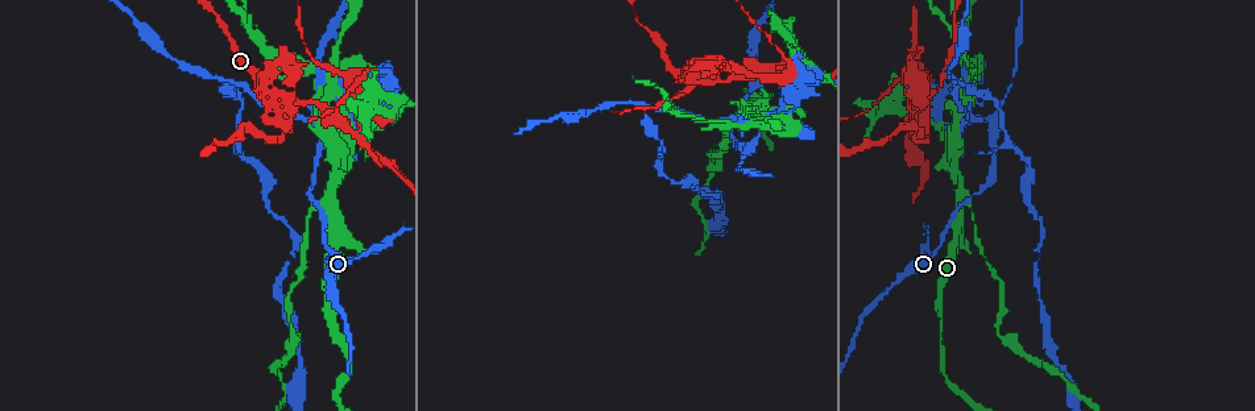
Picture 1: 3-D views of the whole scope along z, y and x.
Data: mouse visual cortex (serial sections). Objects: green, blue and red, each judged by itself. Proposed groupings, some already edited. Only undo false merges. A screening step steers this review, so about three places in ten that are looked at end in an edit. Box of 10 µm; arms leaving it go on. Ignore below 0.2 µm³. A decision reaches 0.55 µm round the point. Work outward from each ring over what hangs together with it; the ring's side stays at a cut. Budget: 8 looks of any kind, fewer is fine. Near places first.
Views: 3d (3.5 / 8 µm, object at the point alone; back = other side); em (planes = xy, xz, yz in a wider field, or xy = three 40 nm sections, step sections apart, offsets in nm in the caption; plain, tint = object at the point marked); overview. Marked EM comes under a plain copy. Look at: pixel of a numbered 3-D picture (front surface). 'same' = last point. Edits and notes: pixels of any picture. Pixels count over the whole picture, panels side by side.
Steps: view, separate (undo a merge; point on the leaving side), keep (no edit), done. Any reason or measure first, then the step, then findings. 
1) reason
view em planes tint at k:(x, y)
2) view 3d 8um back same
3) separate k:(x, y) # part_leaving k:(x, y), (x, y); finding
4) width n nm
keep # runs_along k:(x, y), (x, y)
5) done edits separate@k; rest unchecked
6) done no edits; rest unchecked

branch point
view 3d 3.5um at 1:(930, 97)

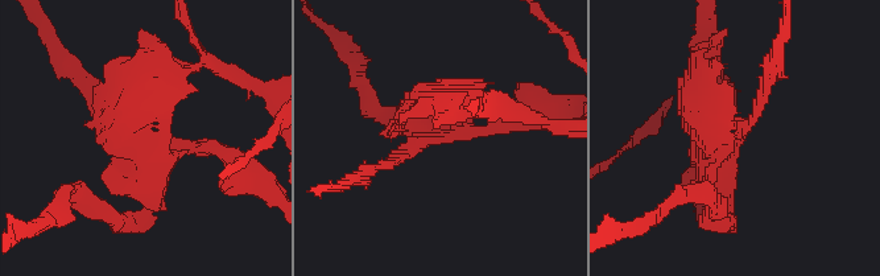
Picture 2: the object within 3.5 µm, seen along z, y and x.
need the tissue
view em xy step 5 tint at 2:(418, 143)

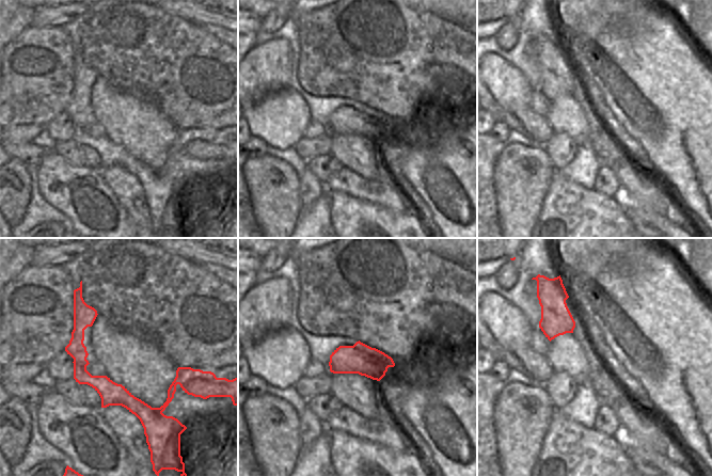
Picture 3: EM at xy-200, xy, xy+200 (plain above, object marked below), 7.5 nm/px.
another direction
view em planes tint same

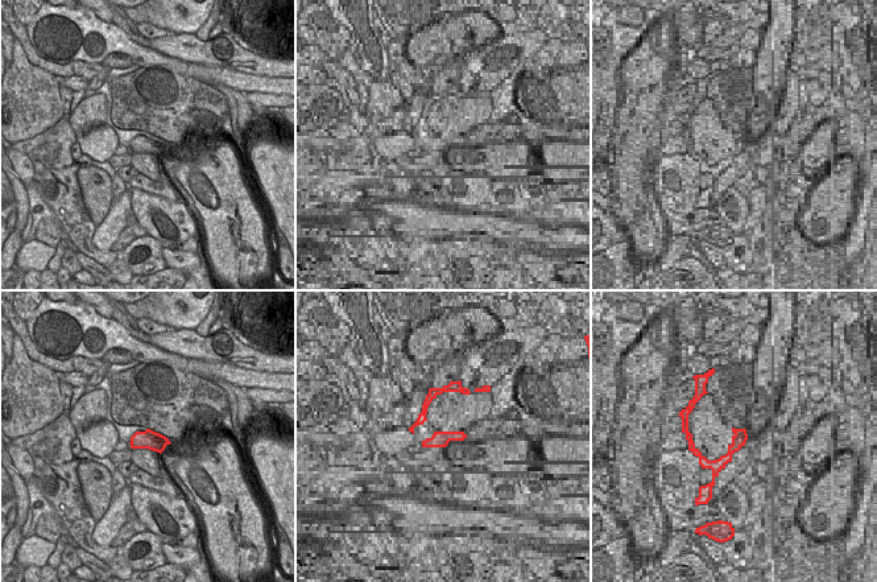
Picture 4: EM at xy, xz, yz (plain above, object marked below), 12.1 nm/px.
separate 2:(158, 192) # part_leaving 2:(699, 202), (723, 141), (726, 93); a second cell is stuck on

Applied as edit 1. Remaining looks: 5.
view overview

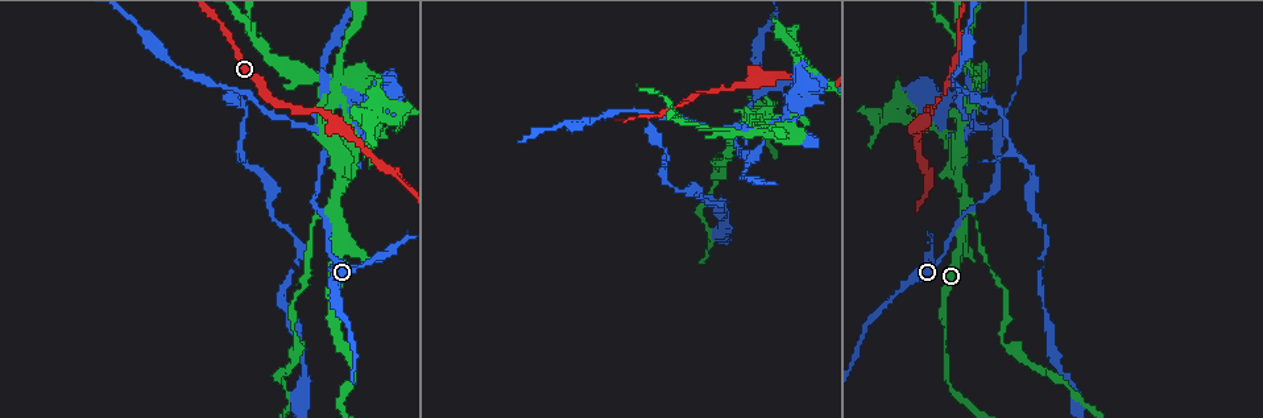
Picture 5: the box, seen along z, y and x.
a fork
view 3d 3.5um at 5:(330, 214)

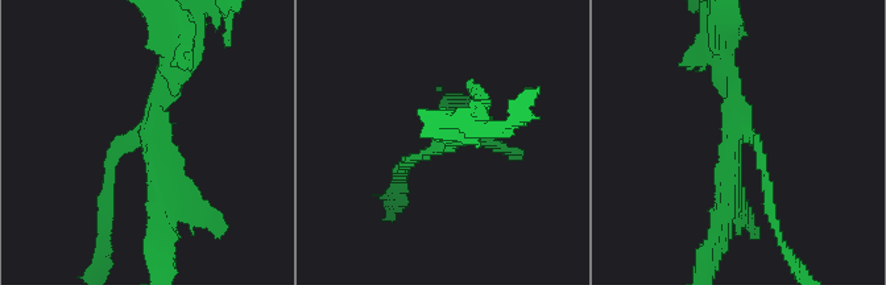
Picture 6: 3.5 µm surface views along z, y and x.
arms 3; arm_widths 150, 250, 250 nm; shape alone is not enough
view em planes tint at 6:(736, 136)

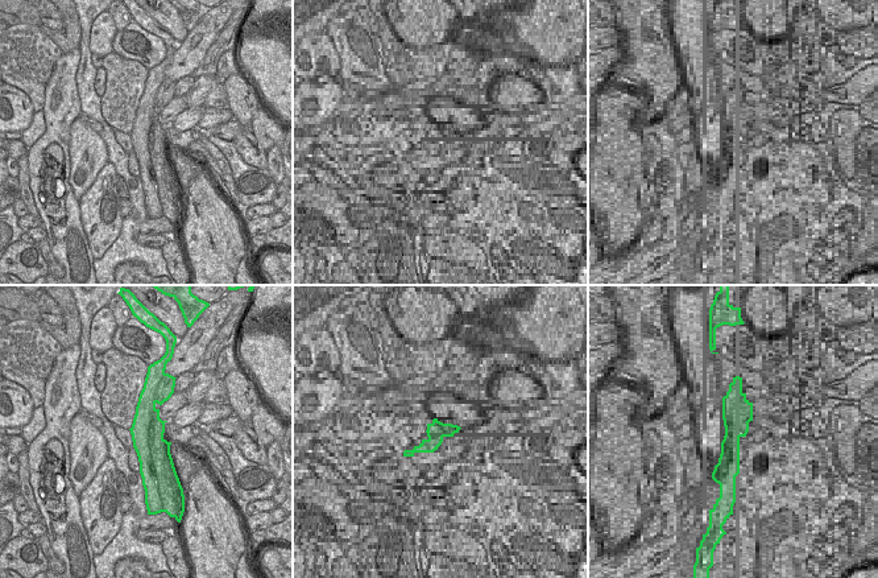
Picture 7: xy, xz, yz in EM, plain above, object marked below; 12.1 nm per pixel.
cut it another way
view em xy step 2 tint same

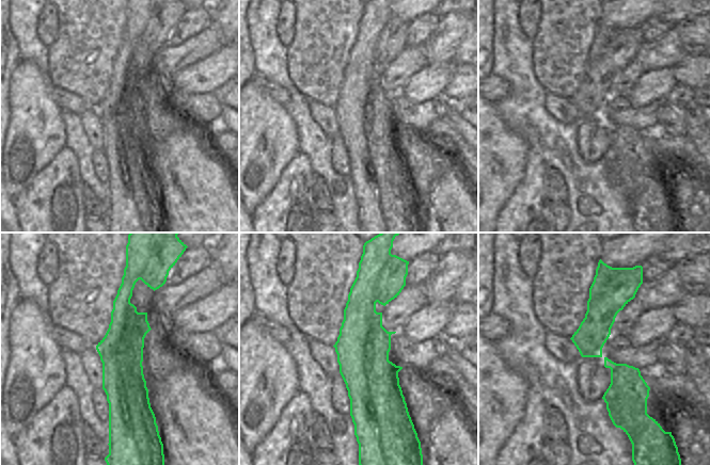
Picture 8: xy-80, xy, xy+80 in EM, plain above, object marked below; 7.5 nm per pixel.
width 400 nm
separate 6:(110, 197) # part_leaving 6:(125, 141), (110, 153), (102, 259); two cells meet here

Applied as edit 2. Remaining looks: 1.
done edits separate@2, separate@6; rest unchecked

